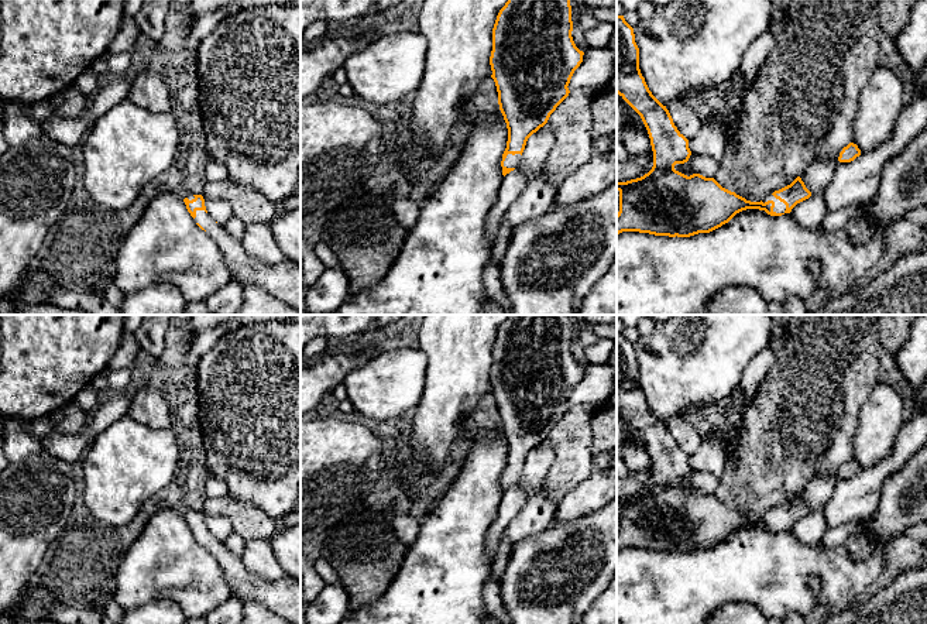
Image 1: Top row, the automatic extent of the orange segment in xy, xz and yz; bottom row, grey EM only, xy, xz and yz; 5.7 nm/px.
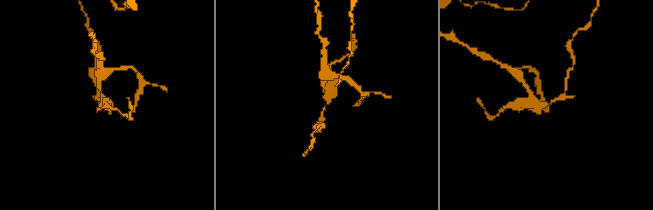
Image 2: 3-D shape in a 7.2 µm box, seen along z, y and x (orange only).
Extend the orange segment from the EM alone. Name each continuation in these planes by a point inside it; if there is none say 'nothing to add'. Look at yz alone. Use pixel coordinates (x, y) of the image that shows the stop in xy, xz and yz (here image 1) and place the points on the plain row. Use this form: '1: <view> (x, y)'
1: yz (779, 523)

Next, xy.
1: xy (282, 597)

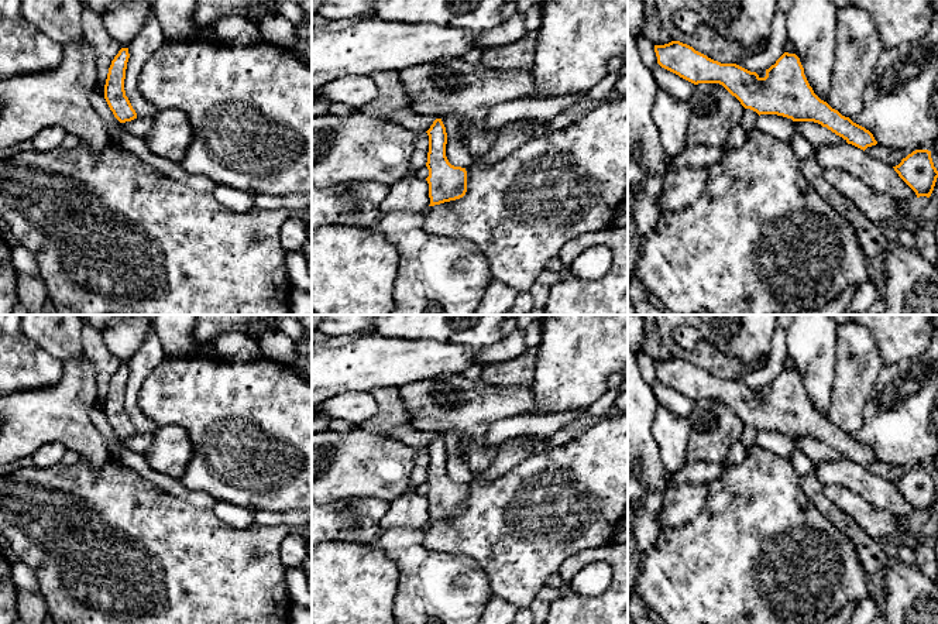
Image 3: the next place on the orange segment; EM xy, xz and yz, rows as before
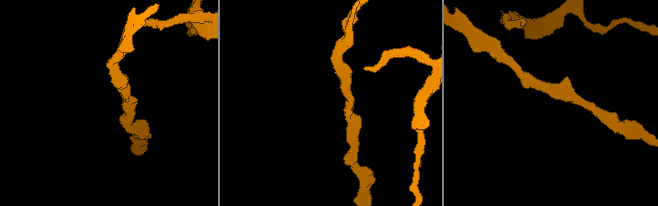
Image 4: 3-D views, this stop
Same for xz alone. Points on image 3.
nothing to add

